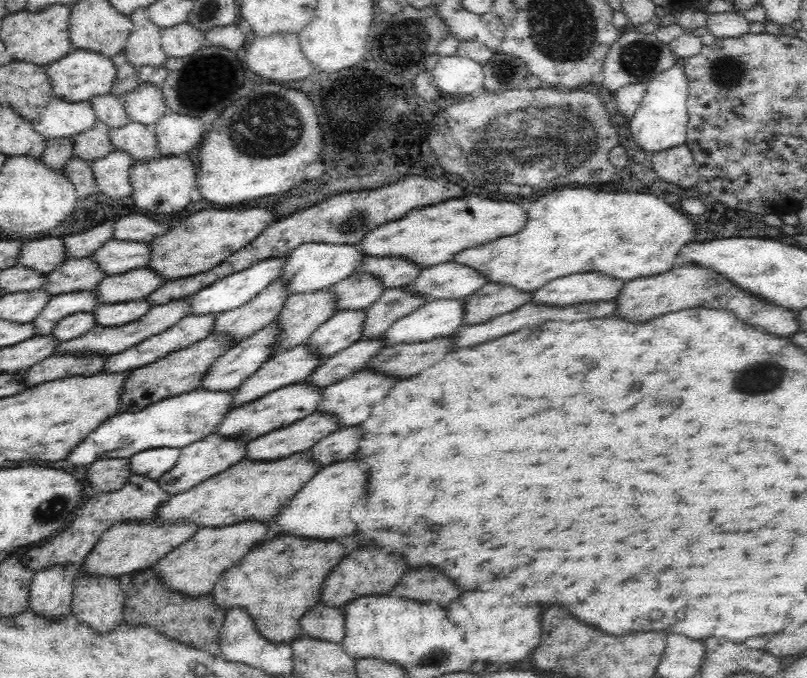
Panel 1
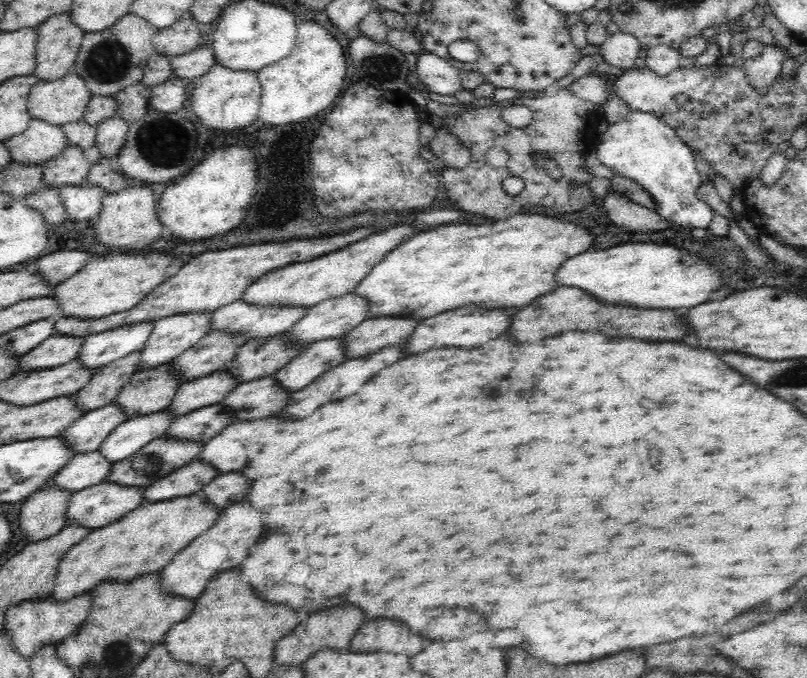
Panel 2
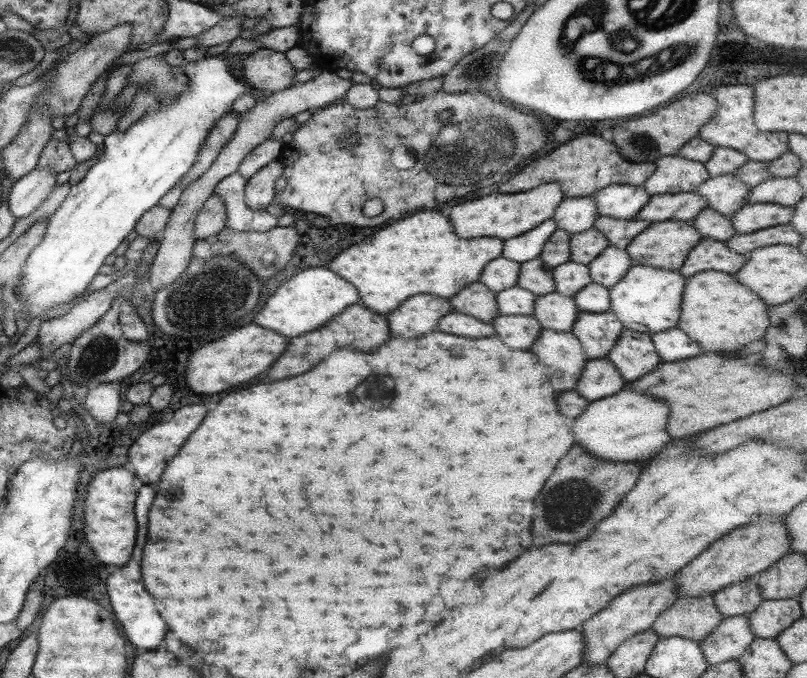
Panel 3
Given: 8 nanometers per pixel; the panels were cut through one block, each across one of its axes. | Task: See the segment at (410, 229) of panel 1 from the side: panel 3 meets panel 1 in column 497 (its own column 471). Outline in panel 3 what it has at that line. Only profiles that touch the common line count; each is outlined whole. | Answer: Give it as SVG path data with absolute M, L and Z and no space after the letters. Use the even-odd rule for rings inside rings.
M541 183L525 192L487 194L483 198L453 206L449 210L449 222L453 224L453 232L459 238L487 236L504 241L551 219L555 208L563 198L565 196L563 196L563 189L559 183Z

